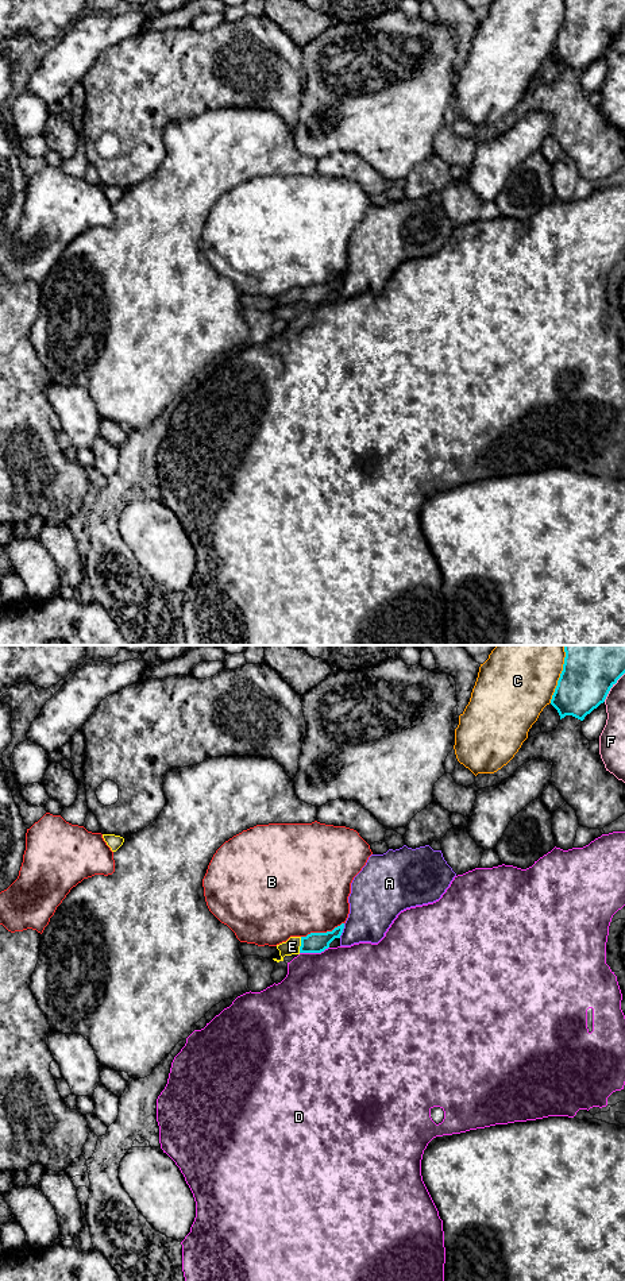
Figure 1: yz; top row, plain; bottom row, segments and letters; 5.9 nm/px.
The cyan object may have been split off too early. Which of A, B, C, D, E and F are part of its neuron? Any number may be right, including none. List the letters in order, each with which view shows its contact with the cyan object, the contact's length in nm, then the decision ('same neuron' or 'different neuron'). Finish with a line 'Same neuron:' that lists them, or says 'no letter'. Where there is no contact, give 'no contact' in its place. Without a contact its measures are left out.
A: yz | 90 nm | different neuron
B: yz | 280 nm | different neuron
C: yz | 360 nm | different neuron
D: yz | 180 nm | different neuron
E: yz | 100 nm | same neuron
F: yz | 220 nm | different neuron
Same neuron: E

